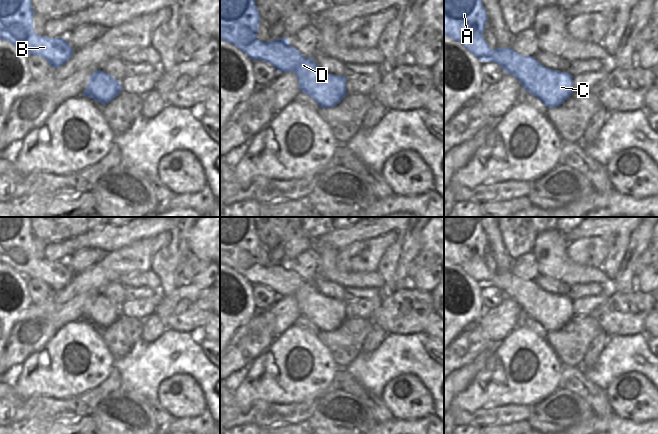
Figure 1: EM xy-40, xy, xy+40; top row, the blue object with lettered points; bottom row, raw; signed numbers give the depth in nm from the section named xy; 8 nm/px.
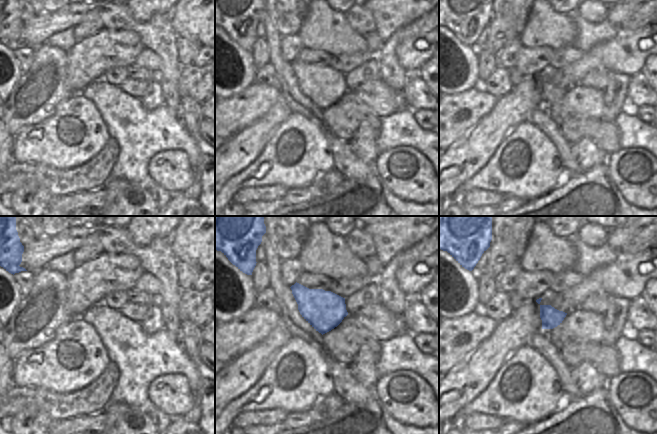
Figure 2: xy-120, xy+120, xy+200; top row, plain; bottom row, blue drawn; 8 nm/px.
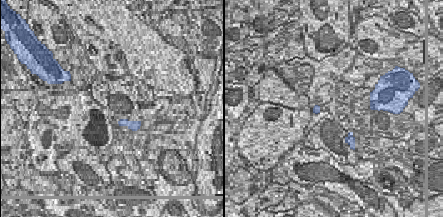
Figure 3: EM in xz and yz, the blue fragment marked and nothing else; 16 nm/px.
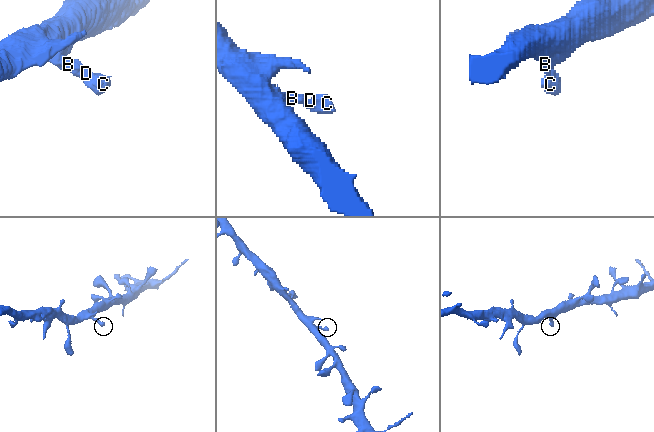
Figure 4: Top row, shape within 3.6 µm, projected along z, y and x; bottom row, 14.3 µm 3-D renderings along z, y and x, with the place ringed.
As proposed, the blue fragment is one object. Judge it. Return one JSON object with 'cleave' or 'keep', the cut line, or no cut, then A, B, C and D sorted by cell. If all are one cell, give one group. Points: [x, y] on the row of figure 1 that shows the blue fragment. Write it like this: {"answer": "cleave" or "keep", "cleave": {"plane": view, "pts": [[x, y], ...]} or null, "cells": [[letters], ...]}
{"answer": "keep", "cleave": null, "cells": [["A", "B", "C", "D"]]}

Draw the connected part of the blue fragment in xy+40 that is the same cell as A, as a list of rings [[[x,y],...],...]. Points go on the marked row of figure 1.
[[[444,0],[444,35],[460,42],[471,54],[483,62],[498,64],[507,74],[512,74],[521,86],[538,98],[547,108],[563,104],[573,93],[573,76],[542,66],[532,56],[522,56],[512,48],[492,50],[483,37],[487,13],[481,0]]]

